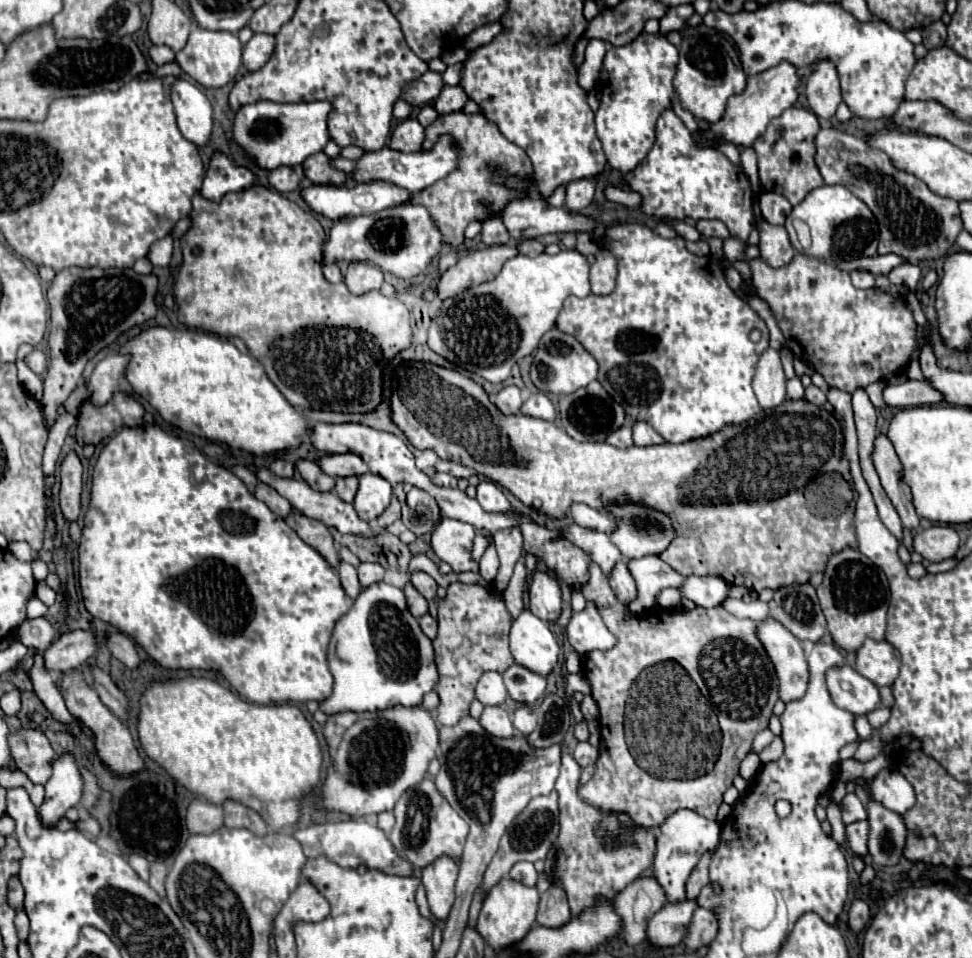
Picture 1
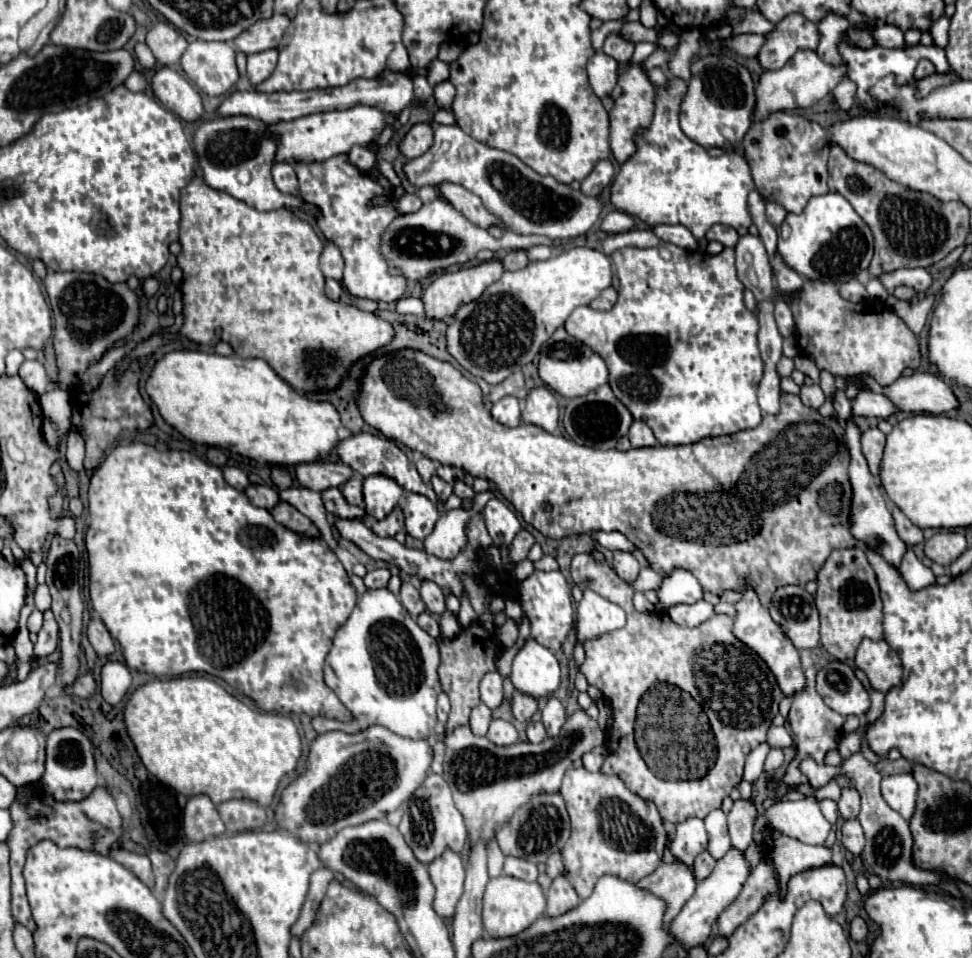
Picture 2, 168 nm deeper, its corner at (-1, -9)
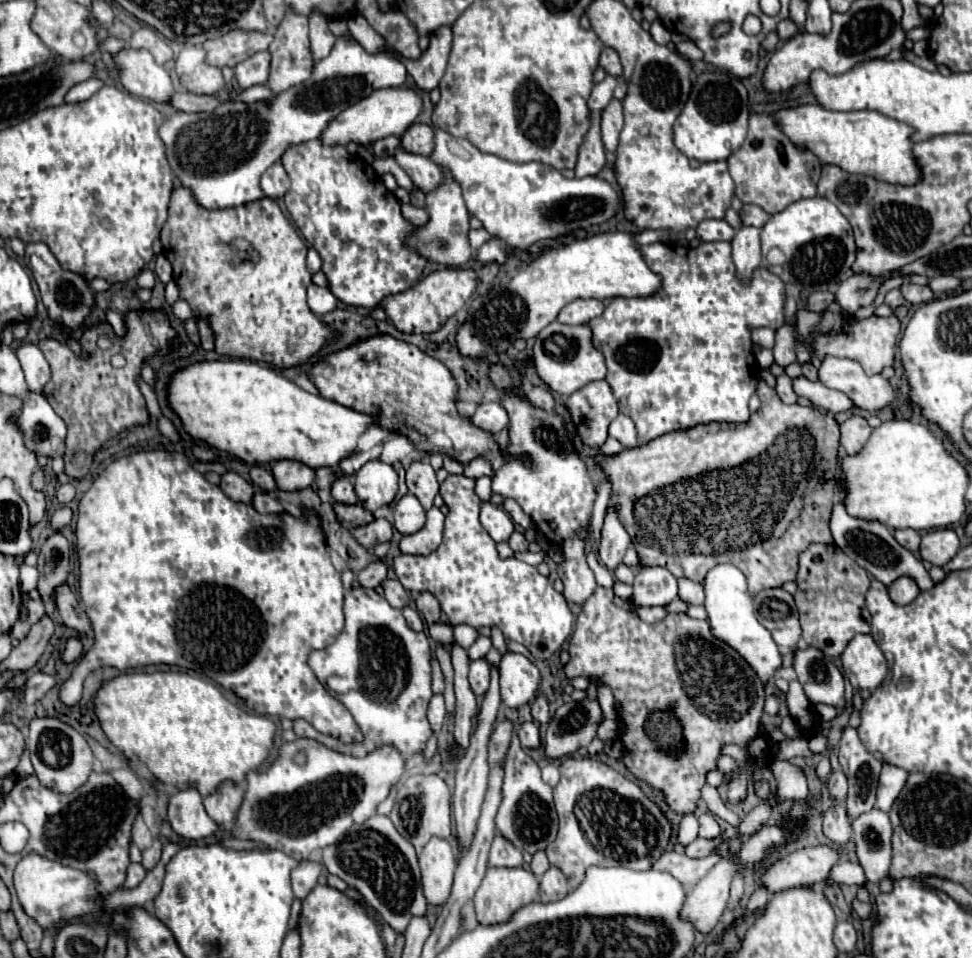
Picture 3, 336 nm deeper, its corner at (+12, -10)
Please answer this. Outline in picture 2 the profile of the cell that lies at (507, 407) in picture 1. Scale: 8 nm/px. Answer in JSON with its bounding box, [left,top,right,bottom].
[492,397,520,427]

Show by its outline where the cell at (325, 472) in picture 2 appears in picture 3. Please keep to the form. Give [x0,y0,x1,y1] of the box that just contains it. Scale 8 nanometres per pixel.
[273,460,315,492]

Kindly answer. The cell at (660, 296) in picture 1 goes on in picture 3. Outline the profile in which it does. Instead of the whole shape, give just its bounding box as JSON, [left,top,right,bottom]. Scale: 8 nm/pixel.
[587,242,785,444]

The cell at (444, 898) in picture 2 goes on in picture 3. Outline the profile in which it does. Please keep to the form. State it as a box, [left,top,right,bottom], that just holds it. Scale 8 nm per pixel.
[419,838,457,906]

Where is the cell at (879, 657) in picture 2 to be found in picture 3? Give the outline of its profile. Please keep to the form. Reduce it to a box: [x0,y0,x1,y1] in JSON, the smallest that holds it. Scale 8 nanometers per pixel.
[841,634,887,690]

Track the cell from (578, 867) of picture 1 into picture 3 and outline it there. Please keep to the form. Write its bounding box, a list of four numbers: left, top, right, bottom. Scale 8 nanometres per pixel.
[547,756,669,888]

